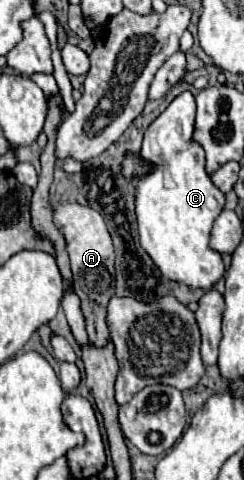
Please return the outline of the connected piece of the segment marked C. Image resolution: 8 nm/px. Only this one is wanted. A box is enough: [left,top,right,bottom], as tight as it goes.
[135,92,225,290]

